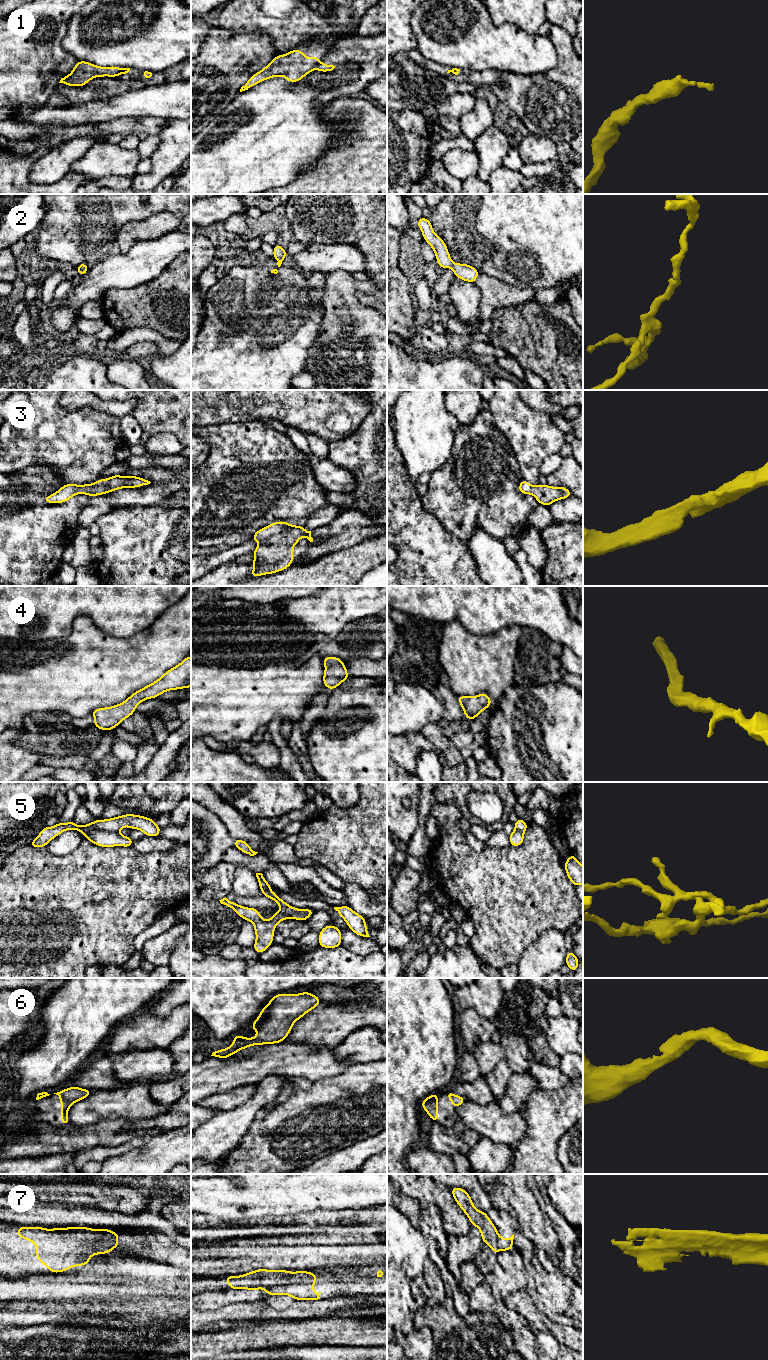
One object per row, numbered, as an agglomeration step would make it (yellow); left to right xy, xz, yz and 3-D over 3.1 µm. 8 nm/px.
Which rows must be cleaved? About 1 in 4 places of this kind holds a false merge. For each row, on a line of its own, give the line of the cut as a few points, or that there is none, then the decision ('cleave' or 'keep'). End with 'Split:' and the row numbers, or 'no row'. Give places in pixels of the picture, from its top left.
1: cut xz (320, 62), (315, 67); cleave
2: cut none; keep
3: cut none; keep
4: cut none; keep
5: cut xy (117, 831), (86, 831), (83, 834); cleave
6: cut none; keep
7: cut xz (313, 1282), (295, 1282), (264, 1289); cleave
Split: 1, 5, 7

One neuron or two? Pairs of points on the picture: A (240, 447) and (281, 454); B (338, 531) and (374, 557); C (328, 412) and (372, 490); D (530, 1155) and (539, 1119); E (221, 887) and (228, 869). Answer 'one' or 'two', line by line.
A: one
B: two
C: two
D: one
E: one

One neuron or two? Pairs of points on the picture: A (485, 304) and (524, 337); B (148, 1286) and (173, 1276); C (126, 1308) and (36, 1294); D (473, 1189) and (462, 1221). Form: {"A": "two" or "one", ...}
{"A": "two", "B": "one", "C": "one", "D": "two"}

